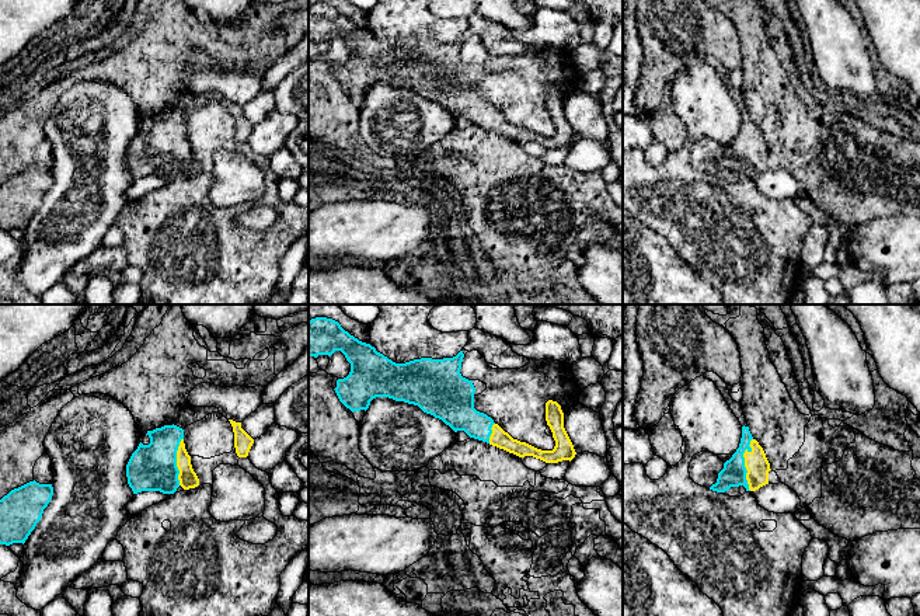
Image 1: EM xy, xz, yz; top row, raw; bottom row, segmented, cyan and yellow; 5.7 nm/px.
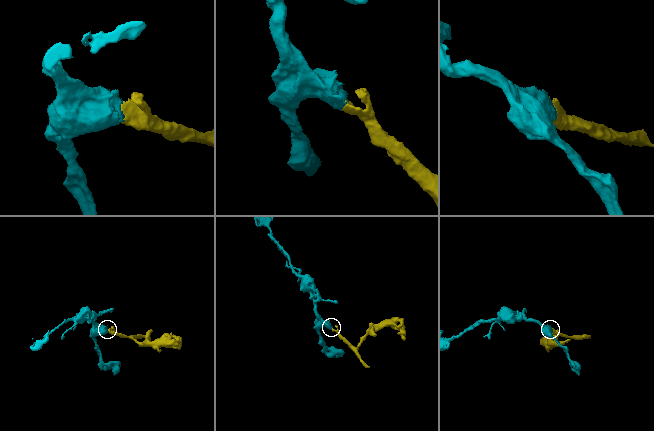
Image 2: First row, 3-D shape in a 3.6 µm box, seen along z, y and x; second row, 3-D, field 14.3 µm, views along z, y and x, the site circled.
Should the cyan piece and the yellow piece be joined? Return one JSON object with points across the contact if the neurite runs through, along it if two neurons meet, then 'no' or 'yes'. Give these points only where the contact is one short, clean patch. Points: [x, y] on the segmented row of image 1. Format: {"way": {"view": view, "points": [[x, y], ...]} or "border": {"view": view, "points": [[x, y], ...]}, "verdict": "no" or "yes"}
{"way": {"view": "yz", "points": [[734, 473], [743, 463], [756, 463]]}, "verdict": "yes"}

